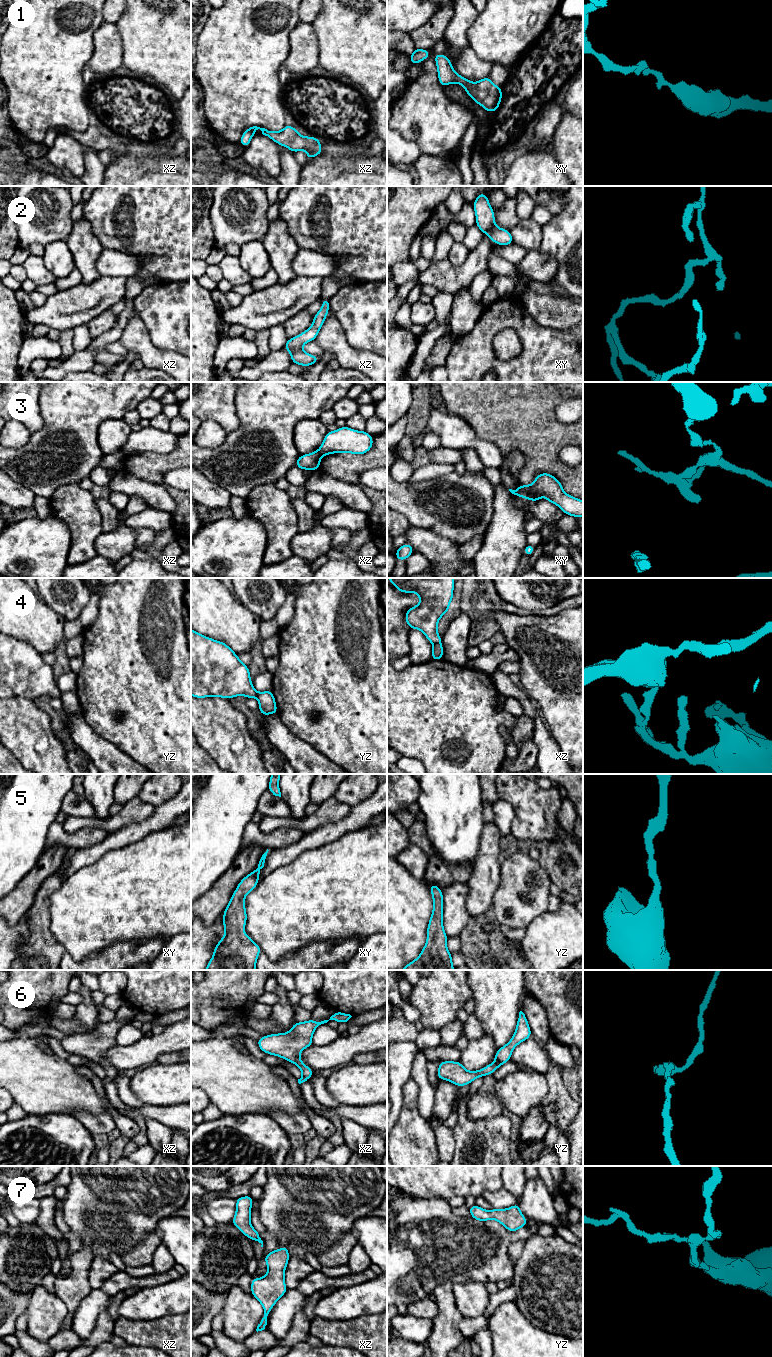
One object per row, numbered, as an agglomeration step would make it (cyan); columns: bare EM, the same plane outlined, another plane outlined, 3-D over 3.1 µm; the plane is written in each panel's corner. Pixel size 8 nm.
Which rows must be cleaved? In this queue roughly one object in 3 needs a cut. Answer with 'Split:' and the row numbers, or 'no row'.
Split: 3, 4

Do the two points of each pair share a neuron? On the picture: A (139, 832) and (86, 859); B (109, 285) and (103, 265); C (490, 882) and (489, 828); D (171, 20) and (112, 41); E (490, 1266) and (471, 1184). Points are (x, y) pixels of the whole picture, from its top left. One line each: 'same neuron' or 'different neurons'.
A: same neuron
B: different neurons
C: same neuron
D: different neurons
E: different neurons

